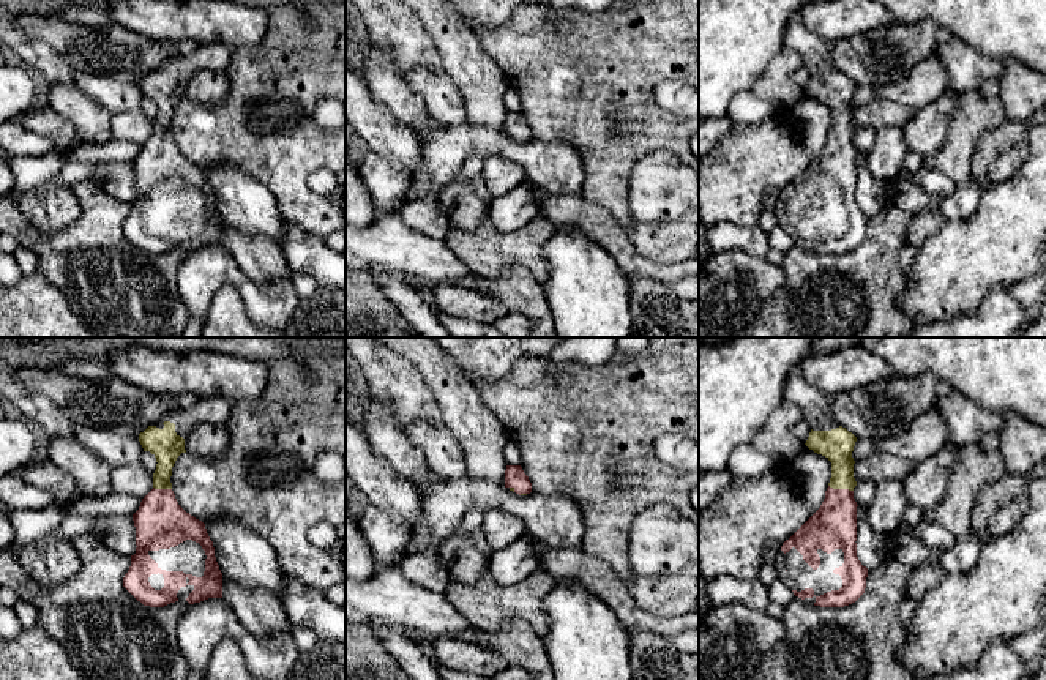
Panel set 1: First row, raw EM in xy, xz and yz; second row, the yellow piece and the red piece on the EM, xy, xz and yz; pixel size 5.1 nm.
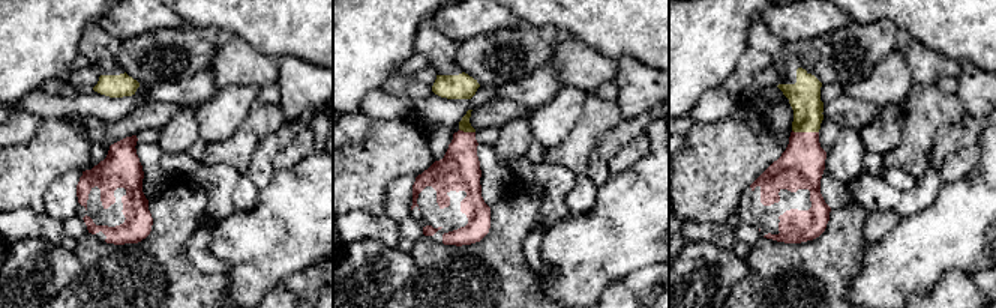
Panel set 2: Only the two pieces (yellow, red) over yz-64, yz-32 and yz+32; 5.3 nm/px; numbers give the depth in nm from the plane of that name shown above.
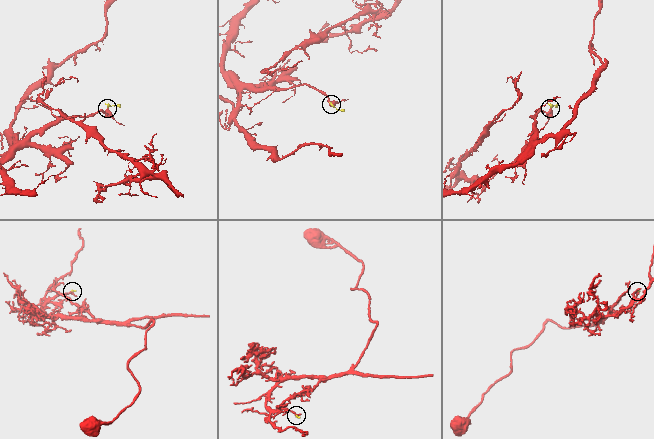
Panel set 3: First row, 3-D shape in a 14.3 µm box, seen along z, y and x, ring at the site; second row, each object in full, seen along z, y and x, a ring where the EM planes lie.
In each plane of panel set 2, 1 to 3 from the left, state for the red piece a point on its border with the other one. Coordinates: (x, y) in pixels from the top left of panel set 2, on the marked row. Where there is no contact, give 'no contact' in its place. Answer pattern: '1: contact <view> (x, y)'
1: no contact
2: contact yz-32 (467, 131)
3: contact yz+32 (806, 131)

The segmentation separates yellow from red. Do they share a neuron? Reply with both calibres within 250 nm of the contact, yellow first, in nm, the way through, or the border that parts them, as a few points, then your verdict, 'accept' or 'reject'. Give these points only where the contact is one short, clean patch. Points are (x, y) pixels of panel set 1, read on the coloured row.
calibres 160 and 240 nm; accept

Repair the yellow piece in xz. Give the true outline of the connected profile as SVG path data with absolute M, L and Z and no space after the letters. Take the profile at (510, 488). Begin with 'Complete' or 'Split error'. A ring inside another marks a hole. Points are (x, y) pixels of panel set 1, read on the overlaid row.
Split error. M506 465L505 488L519 495L527 495L532 492L532 483L521 465Z

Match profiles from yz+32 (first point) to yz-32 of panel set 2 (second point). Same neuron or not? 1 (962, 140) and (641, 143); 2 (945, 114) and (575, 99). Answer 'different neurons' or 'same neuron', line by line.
1: different neurons
2: different neurons

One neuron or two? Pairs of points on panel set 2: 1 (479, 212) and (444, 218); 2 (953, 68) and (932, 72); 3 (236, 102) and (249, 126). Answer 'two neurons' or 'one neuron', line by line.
1: one neuron
2: one neuron
3: two neurons

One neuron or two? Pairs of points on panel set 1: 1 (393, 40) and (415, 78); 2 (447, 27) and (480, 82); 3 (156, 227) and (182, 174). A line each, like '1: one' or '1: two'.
1: two
2: one
3: one

